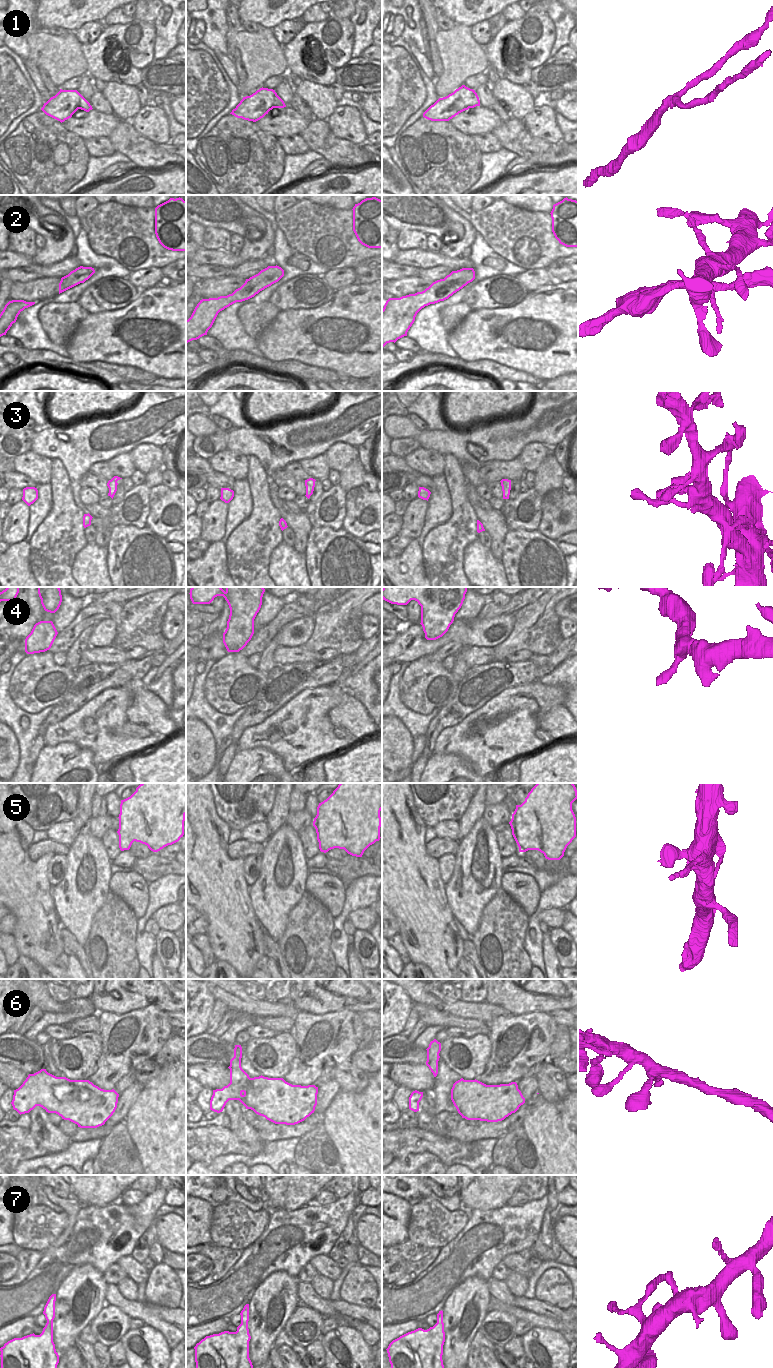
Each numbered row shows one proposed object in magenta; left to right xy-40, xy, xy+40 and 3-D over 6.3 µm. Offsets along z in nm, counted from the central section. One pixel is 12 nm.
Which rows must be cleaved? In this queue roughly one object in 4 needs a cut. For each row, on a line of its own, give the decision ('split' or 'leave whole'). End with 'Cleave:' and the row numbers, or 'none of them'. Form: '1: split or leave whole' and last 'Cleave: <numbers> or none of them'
1: leave whole
2: split
3: leave whole
4: leave whole
5: leave whole
6: leave whole
7: leave whole
Cleave: 2

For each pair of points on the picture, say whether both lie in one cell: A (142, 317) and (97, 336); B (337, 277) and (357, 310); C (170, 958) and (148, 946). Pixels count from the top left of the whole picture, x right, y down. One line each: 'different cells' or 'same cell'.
A: same cell
B: different cells
C: different cells

